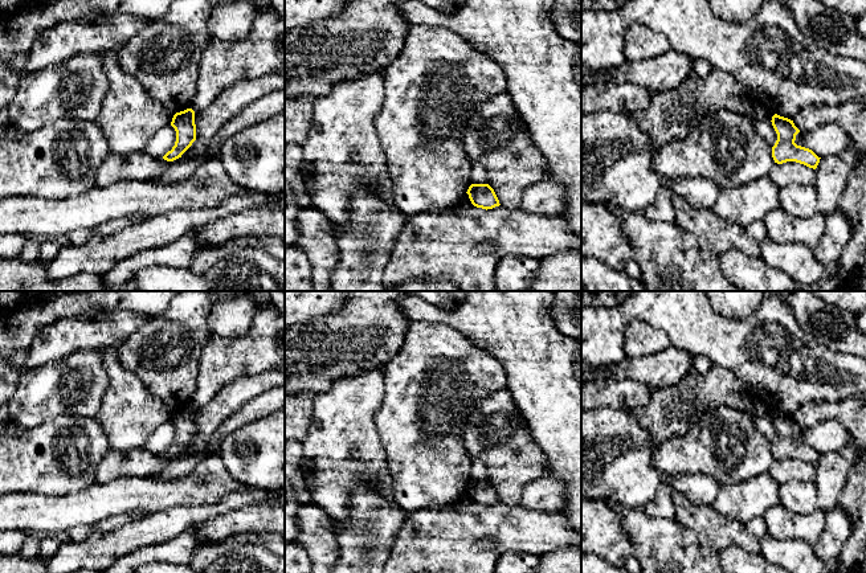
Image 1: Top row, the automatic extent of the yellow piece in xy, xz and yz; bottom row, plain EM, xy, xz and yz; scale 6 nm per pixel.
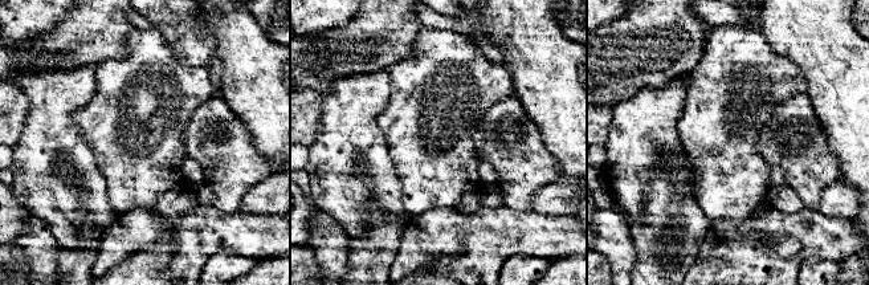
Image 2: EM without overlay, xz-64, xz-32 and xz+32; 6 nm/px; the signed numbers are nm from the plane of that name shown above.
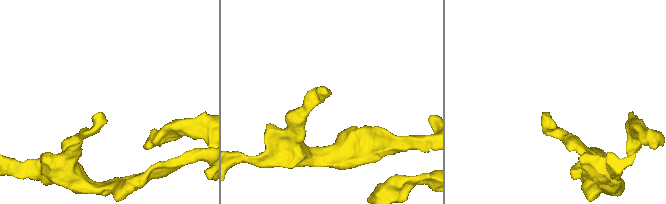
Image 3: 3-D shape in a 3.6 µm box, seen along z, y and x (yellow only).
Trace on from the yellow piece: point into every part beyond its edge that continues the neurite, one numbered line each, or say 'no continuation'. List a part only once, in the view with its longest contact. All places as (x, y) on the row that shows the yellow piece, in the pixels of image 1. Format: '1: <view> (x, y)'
no continuation

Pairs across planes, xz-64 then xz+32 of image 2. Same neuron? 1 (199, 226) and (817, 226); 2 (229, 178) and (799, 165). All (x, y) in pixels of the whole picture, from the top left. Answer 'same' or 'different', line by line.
1: same
2: same

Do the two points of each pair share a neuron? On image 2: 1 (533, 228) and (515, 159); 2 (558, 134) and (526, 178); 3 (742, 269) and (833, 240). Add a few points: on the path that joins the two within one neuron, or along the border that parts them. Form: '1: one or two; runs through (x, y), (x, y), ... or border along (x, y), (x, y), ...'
1: two; border along (504, 203), (511, 208), (529, 212)
2: two; border along (531, 121), (542, 143), (555, 158), (561, 176)
3: one; runs through (765, 267), (791, 265), (811, 245)

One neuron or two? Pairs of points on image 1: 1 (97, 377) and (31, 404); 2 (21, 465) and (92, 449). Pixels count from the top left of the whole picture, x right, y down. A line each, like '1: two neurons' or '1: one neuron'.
1: one neuron
2: one neuron

